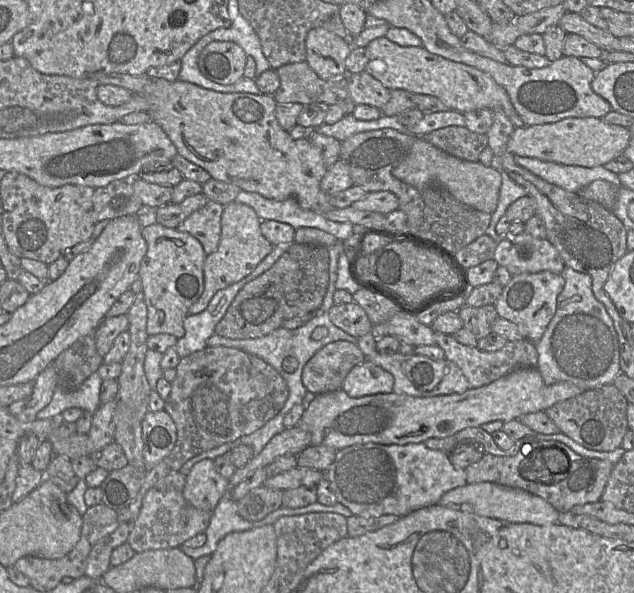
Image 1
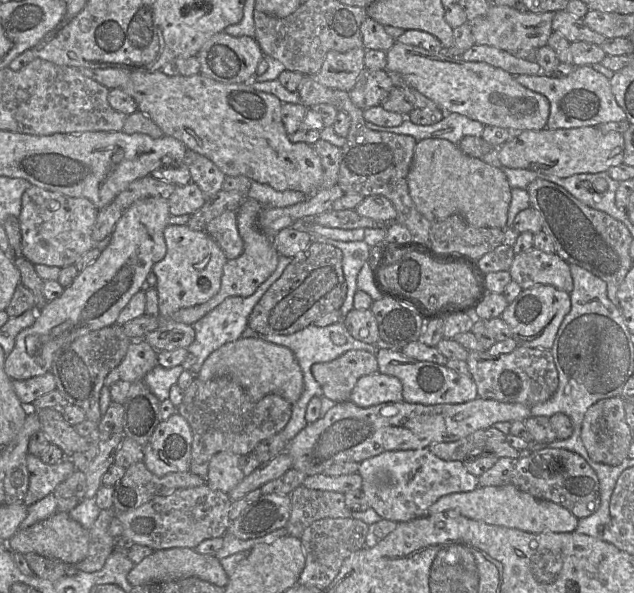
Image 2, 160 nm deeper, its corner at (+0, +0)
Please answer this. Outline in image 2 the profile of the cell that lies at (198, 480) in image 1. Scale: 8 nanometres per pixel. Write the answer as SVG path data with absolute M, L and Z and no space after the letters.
M218 452L208 462L205 484L224 493L233 490L245 477L239 466L240 455L231 452Z

